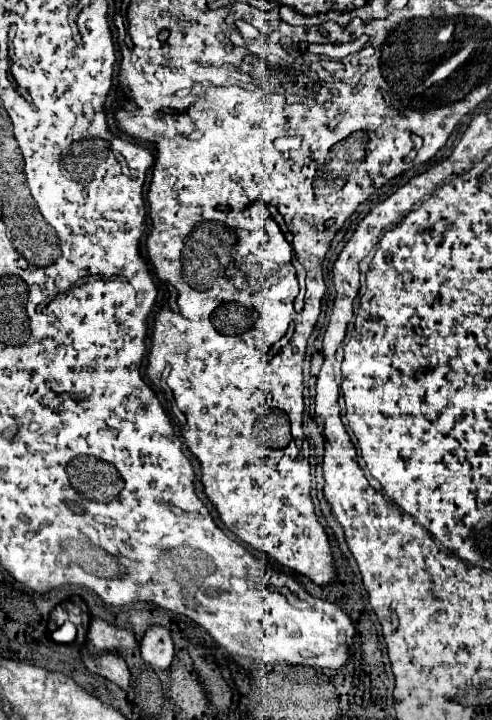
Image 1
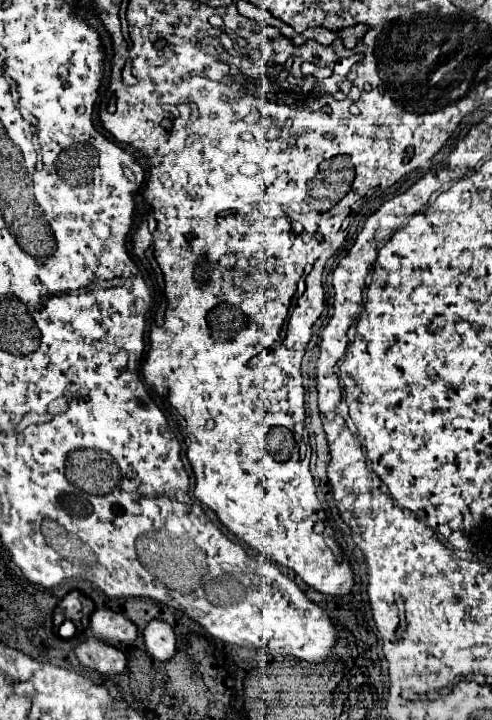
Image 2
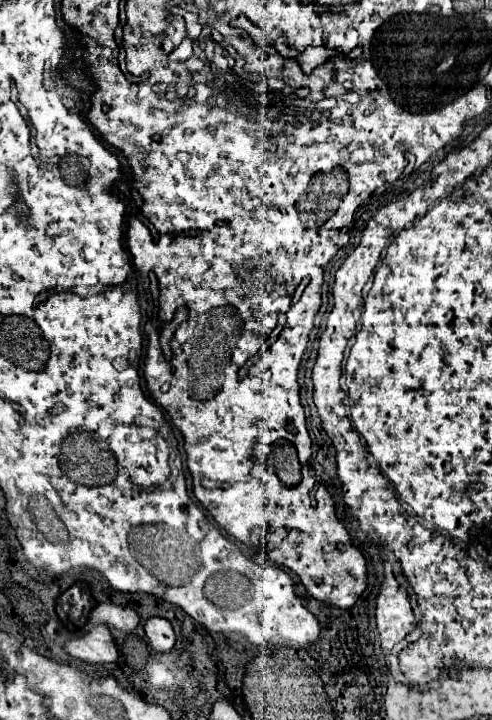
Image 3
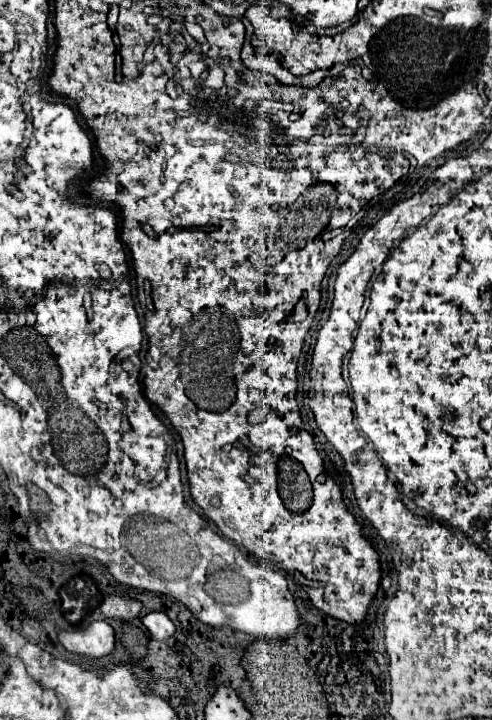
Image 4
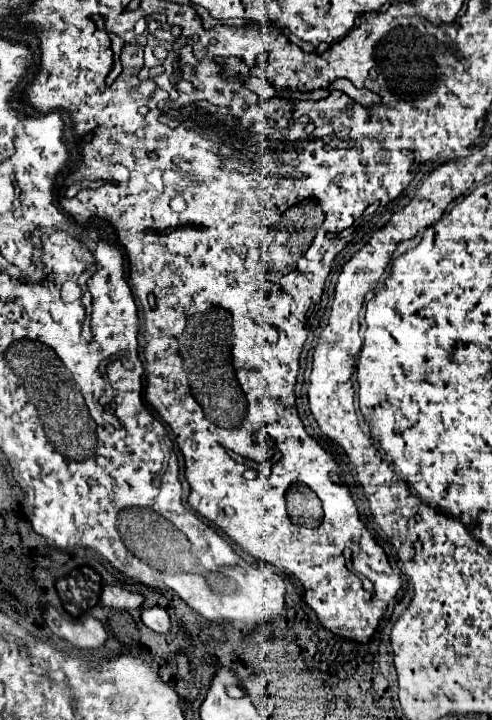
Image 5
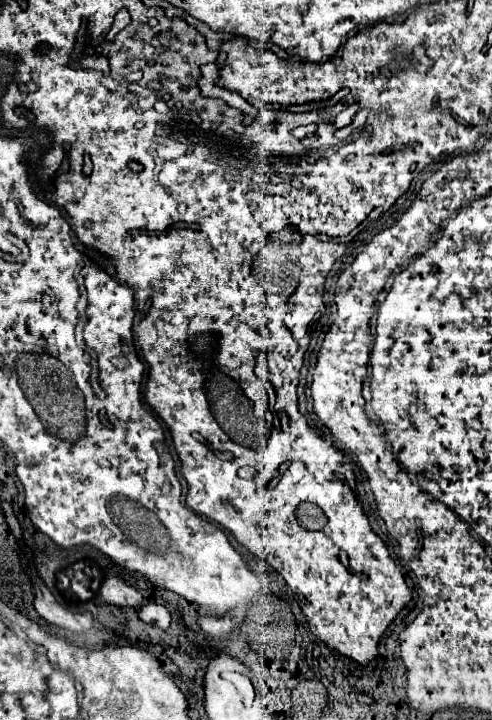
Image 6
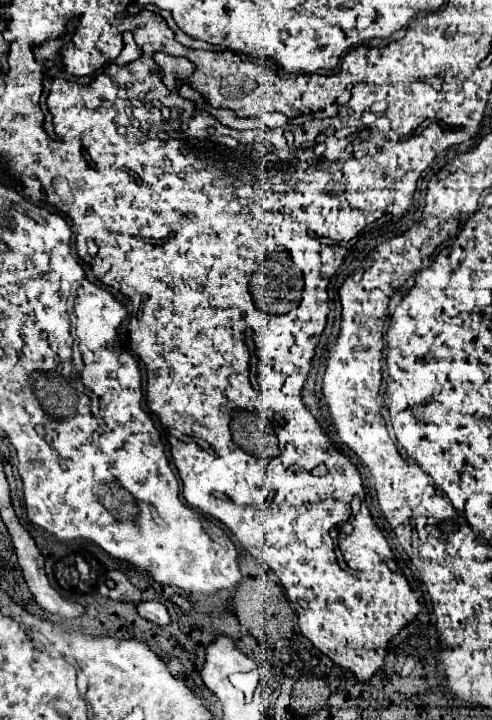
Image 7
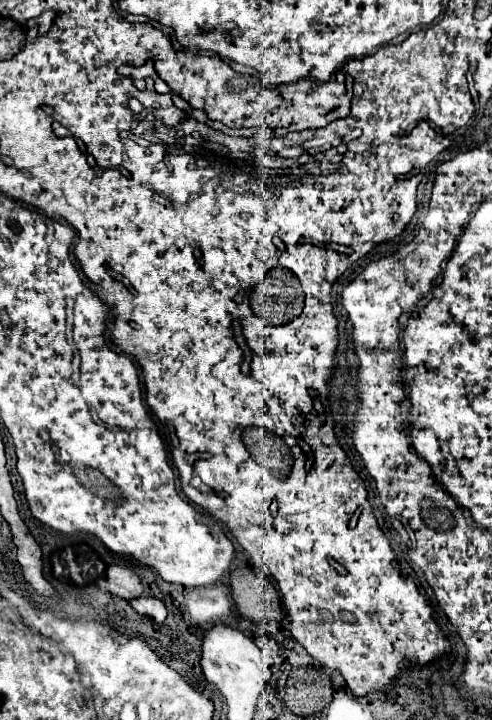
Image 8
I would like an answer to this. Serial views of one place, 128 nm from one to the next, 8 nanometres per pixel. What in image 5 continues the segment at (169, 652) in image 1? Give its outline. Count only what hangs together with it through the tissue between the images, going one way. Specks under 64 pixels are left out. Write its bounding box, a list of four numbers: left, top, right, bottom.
[142,608,170,634]

